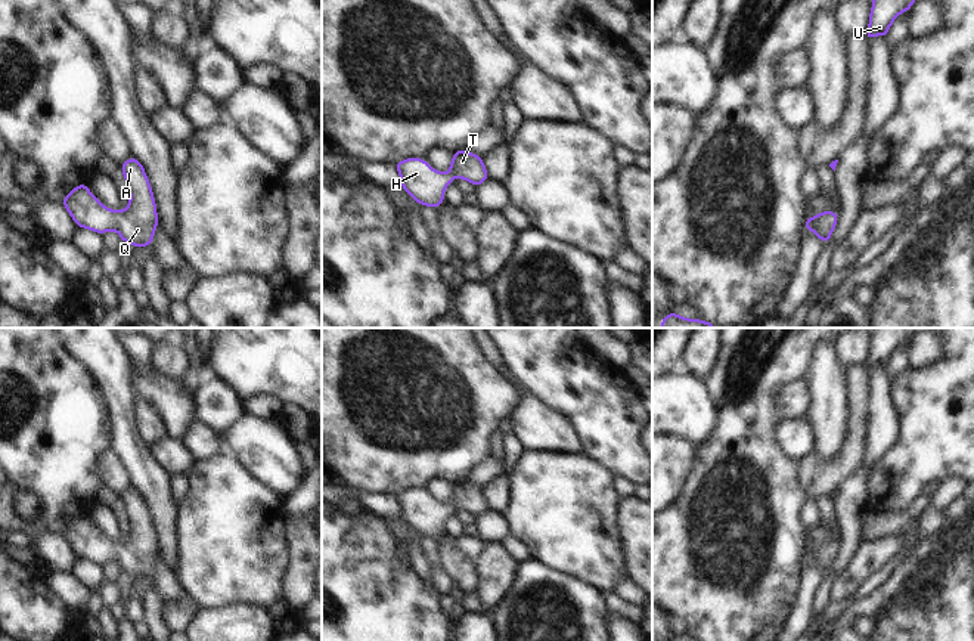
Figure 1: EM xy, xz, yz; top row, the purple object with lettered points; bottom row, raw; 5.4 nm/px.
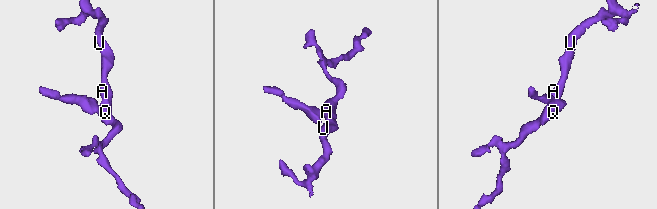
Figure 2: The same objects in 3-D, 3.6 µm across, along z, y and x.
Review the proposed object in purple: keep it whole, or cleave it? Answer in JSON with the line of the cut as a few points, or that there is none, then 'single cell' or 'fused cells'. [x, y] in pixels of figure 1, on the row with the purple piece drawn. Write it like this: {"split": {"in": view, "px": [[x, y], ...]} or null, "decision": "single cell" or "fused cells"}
{"split": null, "decision": "single cell"}

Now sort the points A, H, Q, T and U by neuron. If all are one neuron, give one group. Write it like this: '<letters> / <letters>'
A H Q T U

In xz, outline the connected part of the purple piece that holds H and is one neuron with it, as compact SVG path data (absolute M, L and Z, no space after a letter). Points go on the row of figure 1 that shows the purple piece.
M459 149L453 152L450 170L434 170L424 158L406 158L394 164L401 180L401 189L415 202L437 208L444 204L444 189L453 177L471 182L475 188L488 180L483 157Z

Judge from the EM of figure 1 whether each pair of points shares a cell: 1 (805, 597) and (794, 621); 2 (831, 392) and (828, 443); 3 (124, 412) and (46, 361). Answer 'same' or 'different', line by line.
1: same
2: same
3: different

